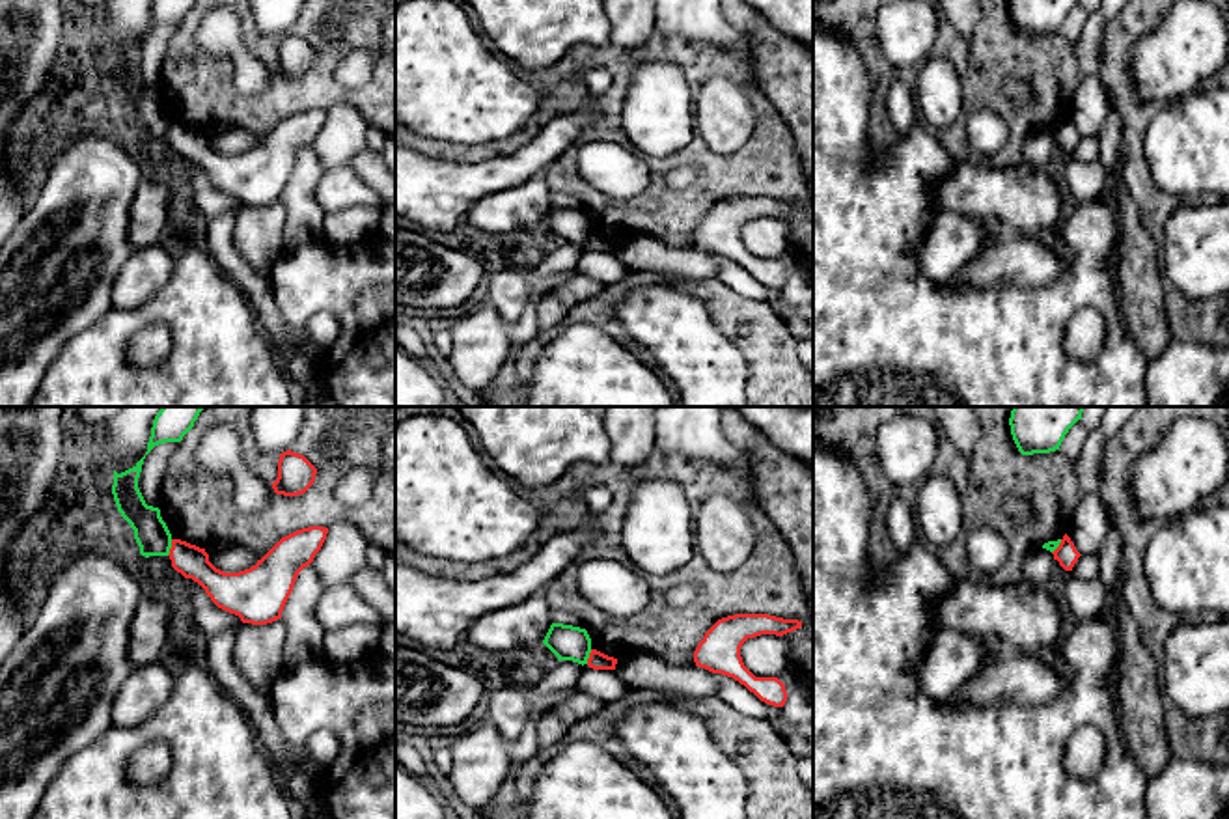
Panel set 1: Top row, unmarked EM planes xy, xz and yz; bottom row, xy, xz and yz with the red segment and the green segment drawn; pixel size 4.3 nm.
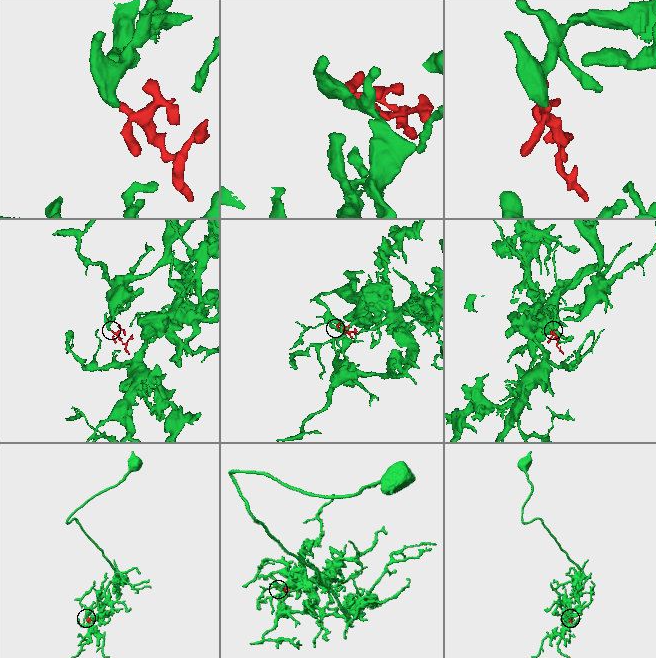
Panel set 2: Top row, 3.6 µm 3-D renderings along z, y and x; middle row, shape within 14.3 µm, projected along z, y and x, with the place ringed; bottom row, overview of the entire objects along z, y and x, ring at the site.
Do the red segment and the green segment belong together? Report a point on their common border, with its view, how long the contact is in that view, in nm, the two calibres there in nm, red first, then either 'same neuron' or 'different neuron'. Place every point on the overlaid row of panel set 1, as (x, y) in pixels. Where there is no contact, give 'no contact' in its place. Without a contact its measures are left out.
xy (172, 547) | 80 nm | 140/150 nm | different neuron

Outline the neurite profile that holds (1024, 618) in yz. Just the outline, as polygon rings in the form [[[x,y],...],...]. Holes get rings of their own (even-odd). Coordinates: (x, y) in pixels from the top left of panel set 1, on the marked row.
[[[955,576],[951,591],[936,604],[934,619],[938,631],[996,636],[1005,649],[996,664],[953,692],[947,700],[951,707],[1031,707],[1052,701],[1067,687],[1065,670],[1037,657],[1041,649],[1056,647],[1061,629],[1059,606],[1046,586],[992,586]]]

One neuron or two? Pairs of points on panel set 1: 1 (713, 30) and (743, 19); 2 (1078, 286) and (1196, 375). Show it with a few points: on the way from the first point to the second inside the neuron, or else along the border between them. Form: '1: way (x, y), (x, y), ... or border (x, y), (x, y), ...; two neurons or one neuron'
1: border (726, 19), (746, 38), (754, 60); two neurons
2: border (1149, 359), (1144, 387); two neurons

